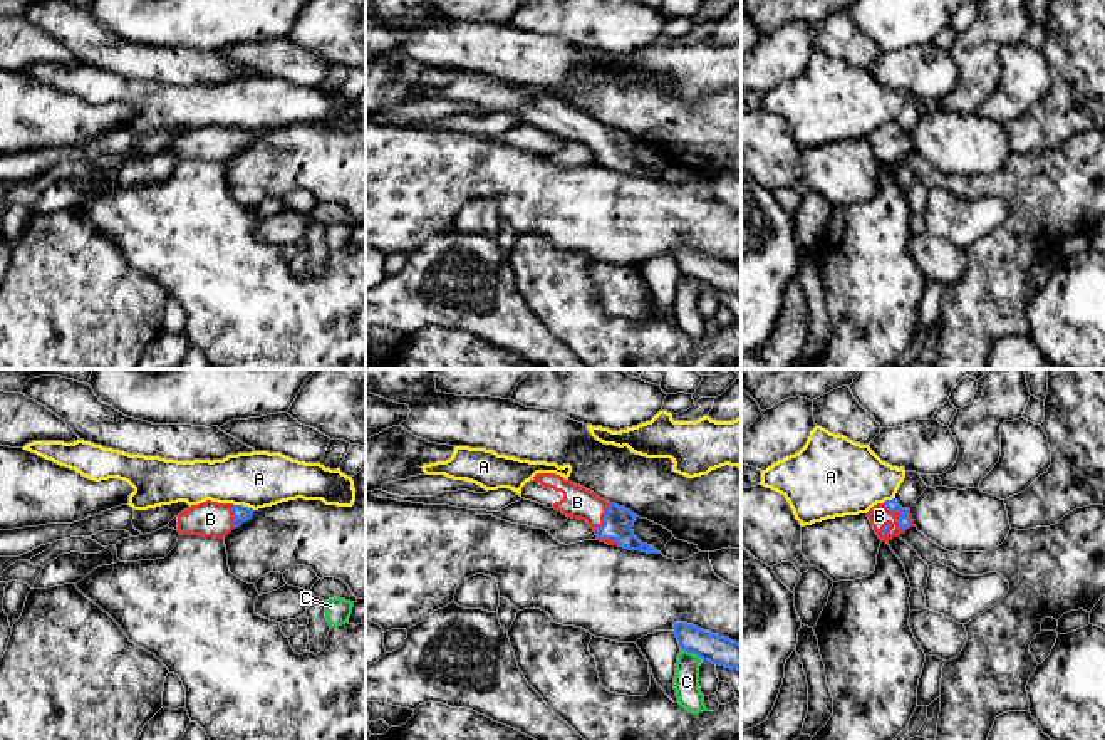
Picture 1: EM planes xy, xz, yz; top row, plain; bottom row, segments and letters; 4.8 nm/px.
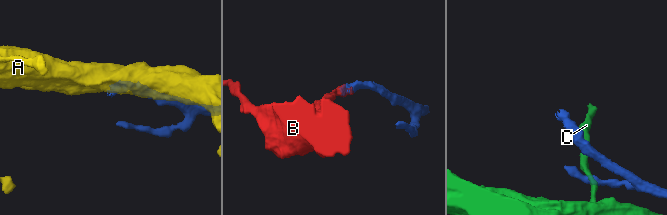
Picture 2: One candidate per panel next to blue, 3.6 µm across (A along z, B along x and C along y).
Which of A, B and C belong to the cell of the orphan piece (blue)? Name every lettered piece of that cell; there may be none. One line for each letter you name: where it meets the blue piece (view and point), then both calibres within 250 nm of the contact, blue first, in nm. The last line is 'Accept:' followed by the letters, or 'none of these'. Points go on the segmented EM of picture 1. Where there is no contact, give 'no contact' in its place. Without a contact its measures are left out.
B: meets blue in yz at (899, 517); 60 nm thick on the blue side, 100 nm on the other
Accept: B

